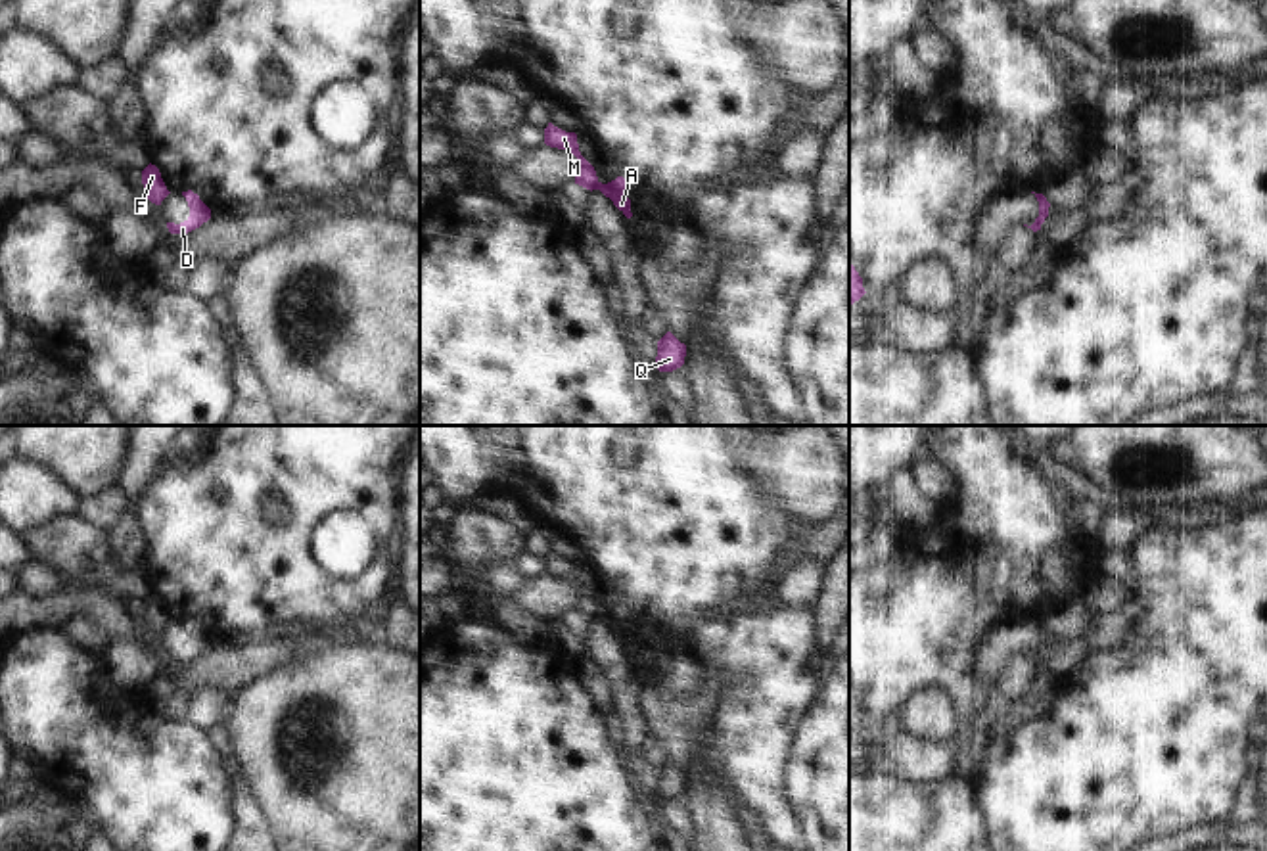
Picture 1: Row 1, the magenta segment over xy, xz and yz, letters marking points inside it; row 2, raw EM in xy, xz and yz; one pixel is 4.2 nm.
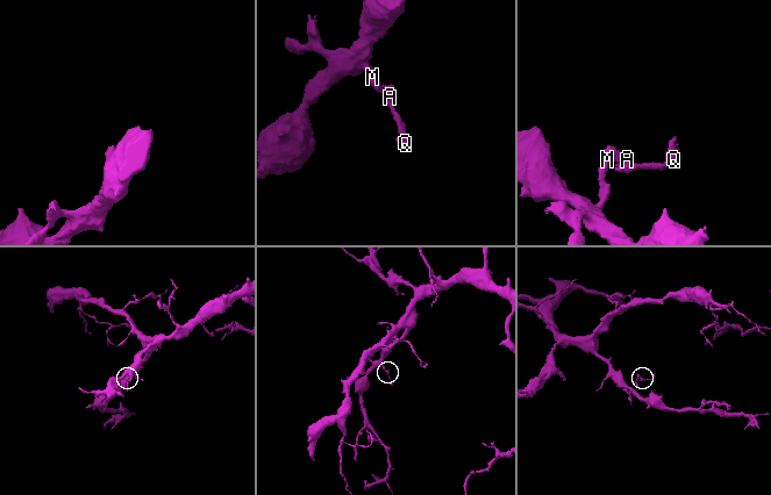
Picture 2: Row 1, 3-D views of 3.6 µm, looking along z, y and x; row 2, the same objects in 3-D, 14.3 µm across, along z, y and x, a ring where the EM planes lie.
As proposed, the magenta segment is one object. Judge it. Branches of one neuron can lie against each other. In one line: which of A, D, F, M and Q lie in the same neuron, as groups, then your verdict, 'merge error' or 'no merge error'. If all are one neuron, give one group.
A D Q / F M; merge error

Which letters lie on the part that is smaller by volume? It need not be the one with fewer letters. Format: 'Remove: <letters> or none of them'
Remove: A, D, Q

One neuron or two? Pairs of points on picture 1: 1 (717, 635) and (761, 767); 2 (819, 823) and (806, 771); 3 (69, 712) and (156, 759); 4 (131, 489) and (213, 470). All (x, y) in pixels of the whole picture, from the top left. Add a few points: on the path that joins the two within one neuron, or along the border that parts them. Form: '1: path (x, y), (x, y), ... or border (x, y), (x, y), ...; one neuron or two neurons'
1: path (750, 667), (756, 673), (756, 735); one neuron
2: path (819, 809), (819, 784); one neuron
3: path (91, 733), (117, 759), (135, 759); one neuron
4: border (163, 462), (129, 501); two neurons

